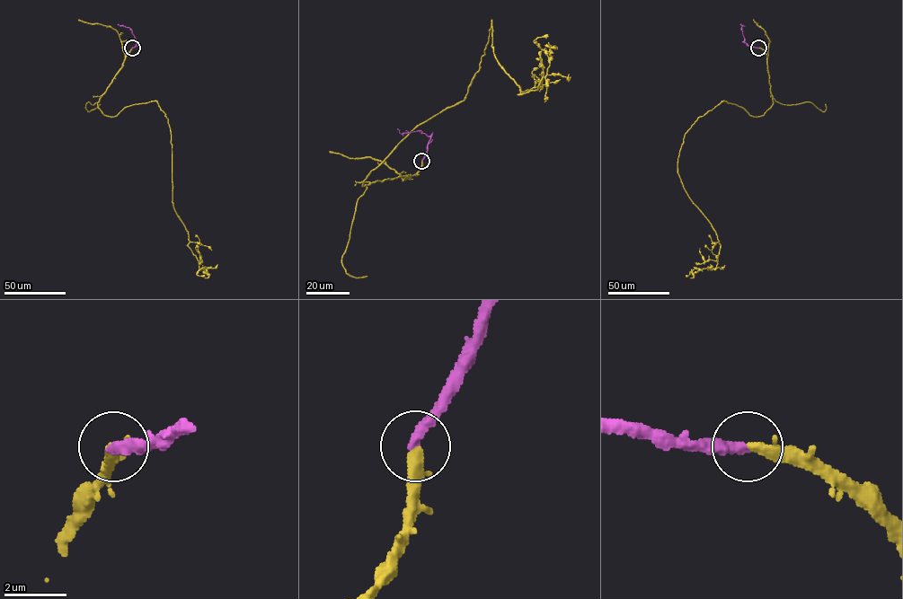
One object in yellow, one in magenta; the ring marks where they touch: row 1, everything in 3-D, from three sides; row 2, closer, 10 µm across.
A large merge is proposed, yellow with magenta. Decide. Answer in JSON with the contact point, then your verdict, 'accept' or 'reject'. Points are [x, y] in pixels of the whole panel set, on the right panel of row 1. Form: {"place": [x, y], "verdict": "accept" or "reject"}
{"place": [758, 48], "verdict": "accept"}

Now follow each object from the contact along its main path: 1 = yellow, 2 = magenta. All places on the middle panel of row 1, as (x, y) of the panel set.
1: (421, 161), (363, 185), (464, 100), (491, 20), (518, 94), (546, 74), (534, 41), (547, 34)
2: (421, 161), (430, 136), (420, 131), (401, 134), (397, 128)

